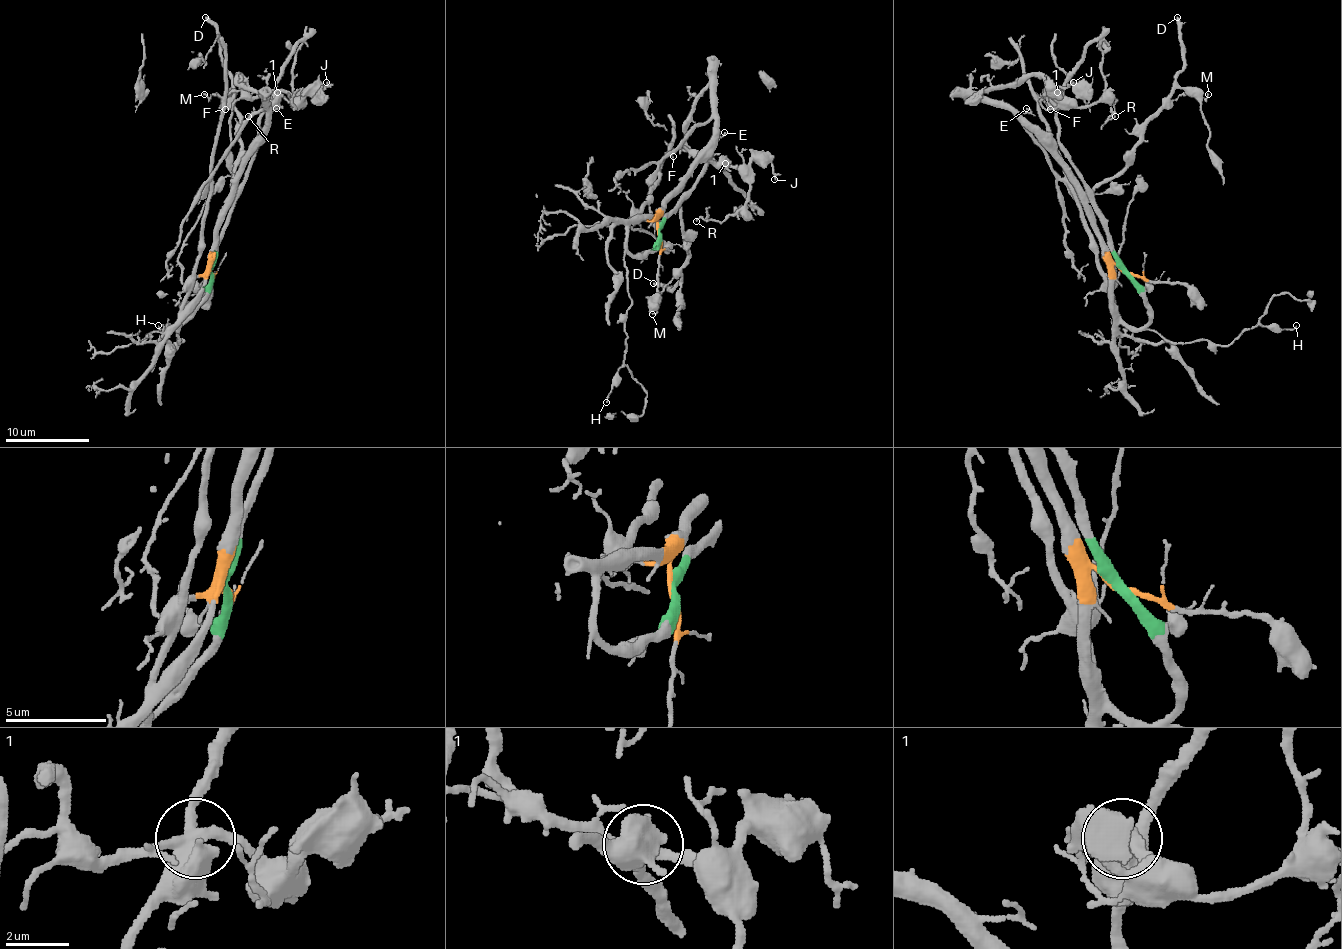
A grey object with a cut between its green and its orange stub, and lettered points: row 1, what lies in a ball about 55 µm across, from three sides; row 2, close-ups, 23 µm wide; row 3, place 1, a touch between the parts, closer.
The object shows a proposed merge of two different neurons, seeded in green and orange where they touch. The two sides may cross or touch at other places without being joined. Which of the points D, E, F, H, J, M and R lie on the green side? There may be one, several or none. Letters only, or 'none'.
D, H, M

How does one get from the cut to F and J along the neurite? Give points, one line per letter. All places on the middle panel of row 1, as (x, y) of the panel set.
F: (658, 230), (662, 207), (712, 136), (714, 94), (708, 88), (687, 128), (689, 151), (670, 151), (672, 157)
J: (658, 230), (662, 207), (712, 136), (708, 88), (687, 146), (735, 165), (769, 161), (775, 180)

